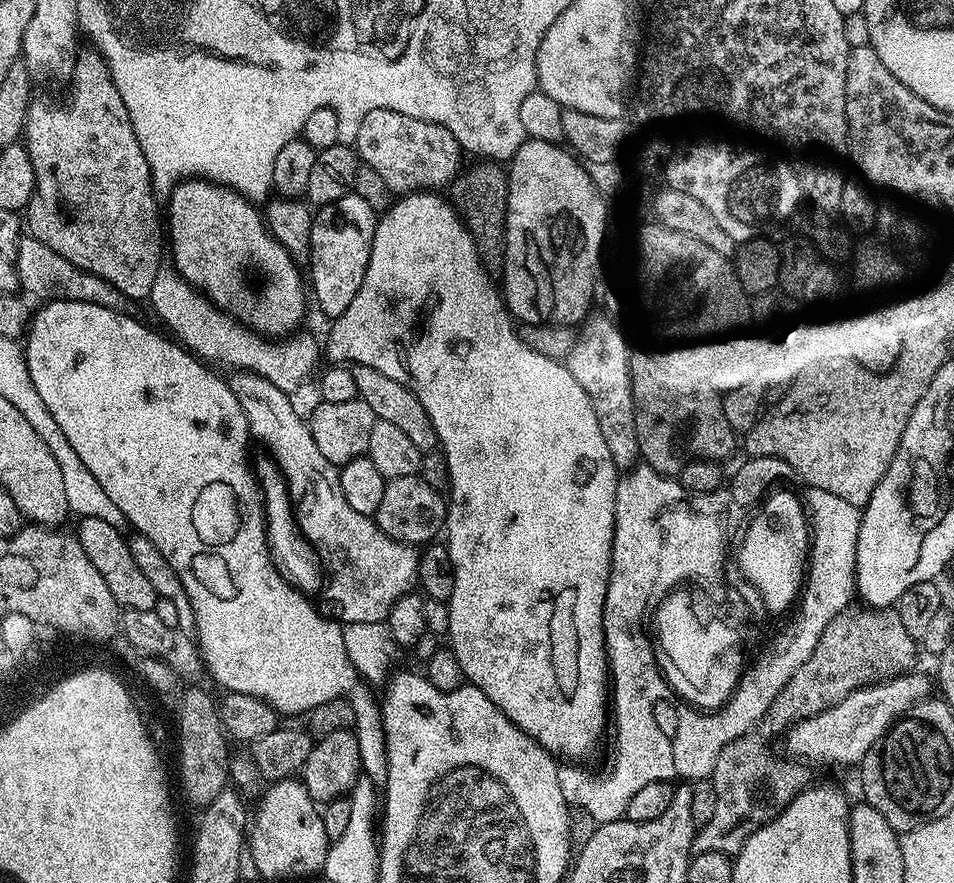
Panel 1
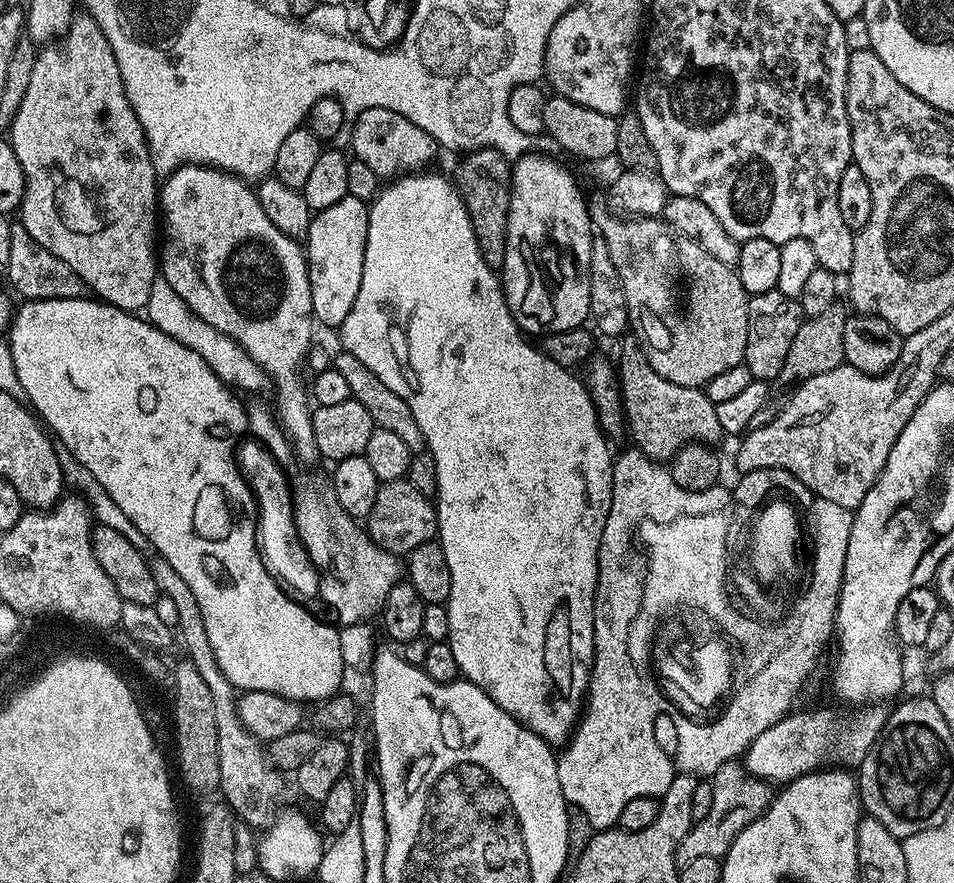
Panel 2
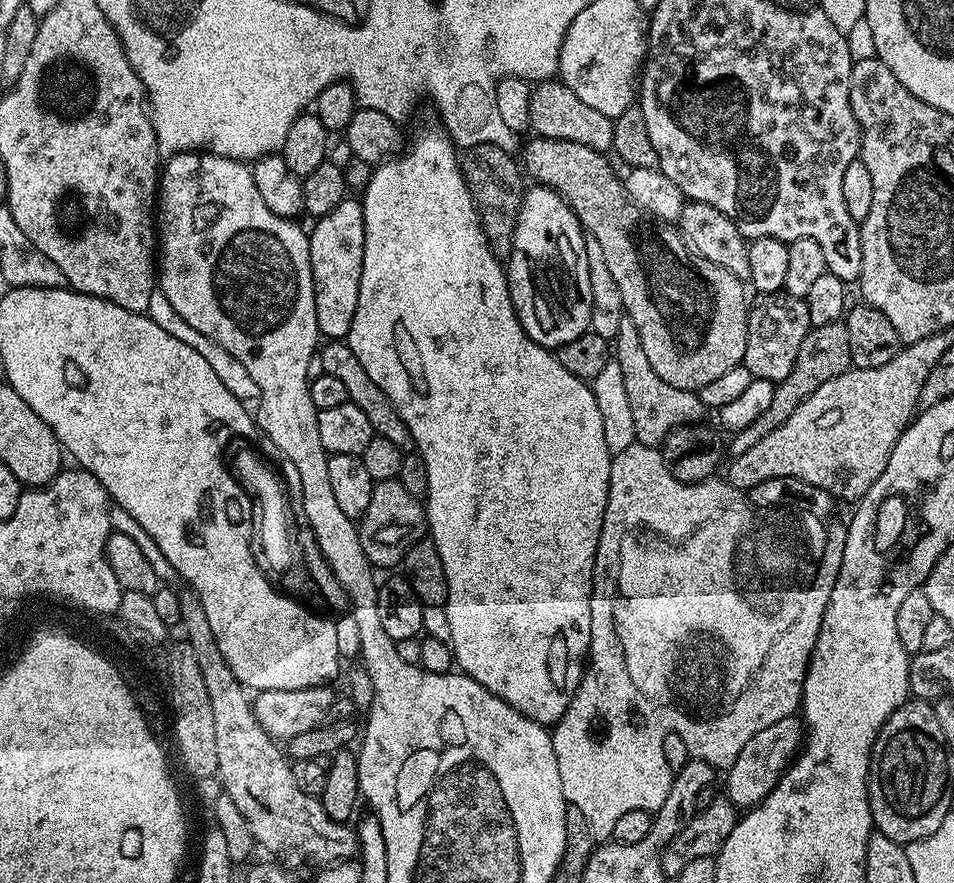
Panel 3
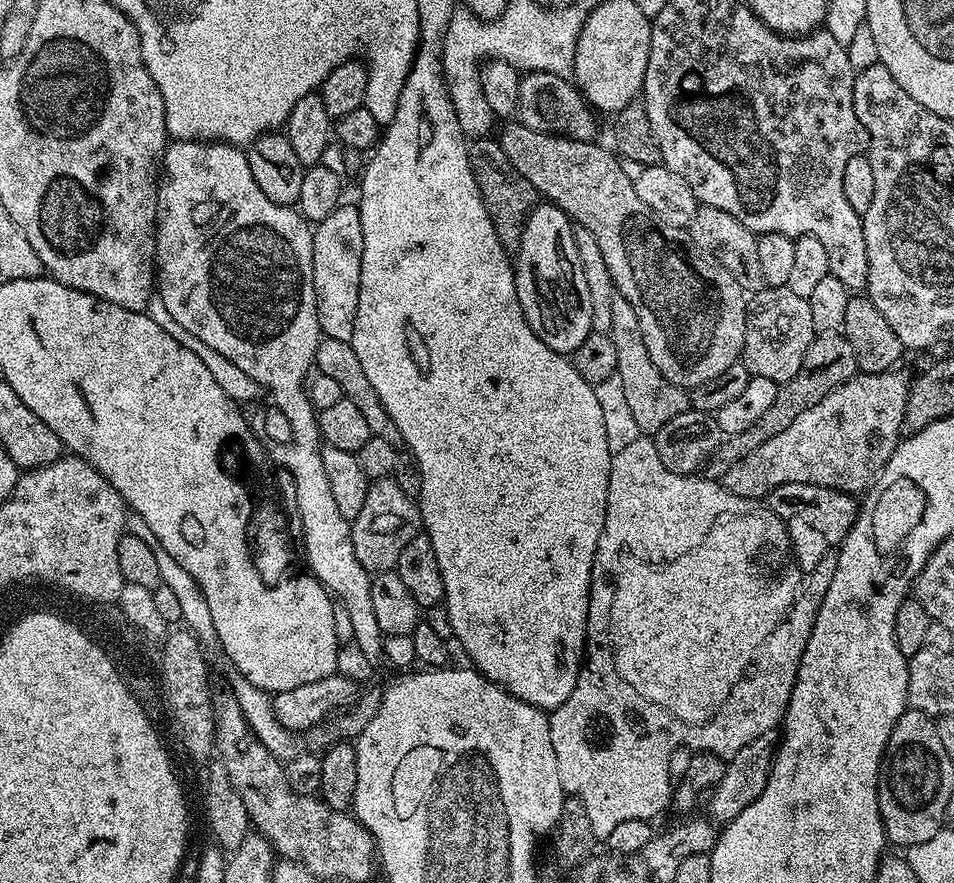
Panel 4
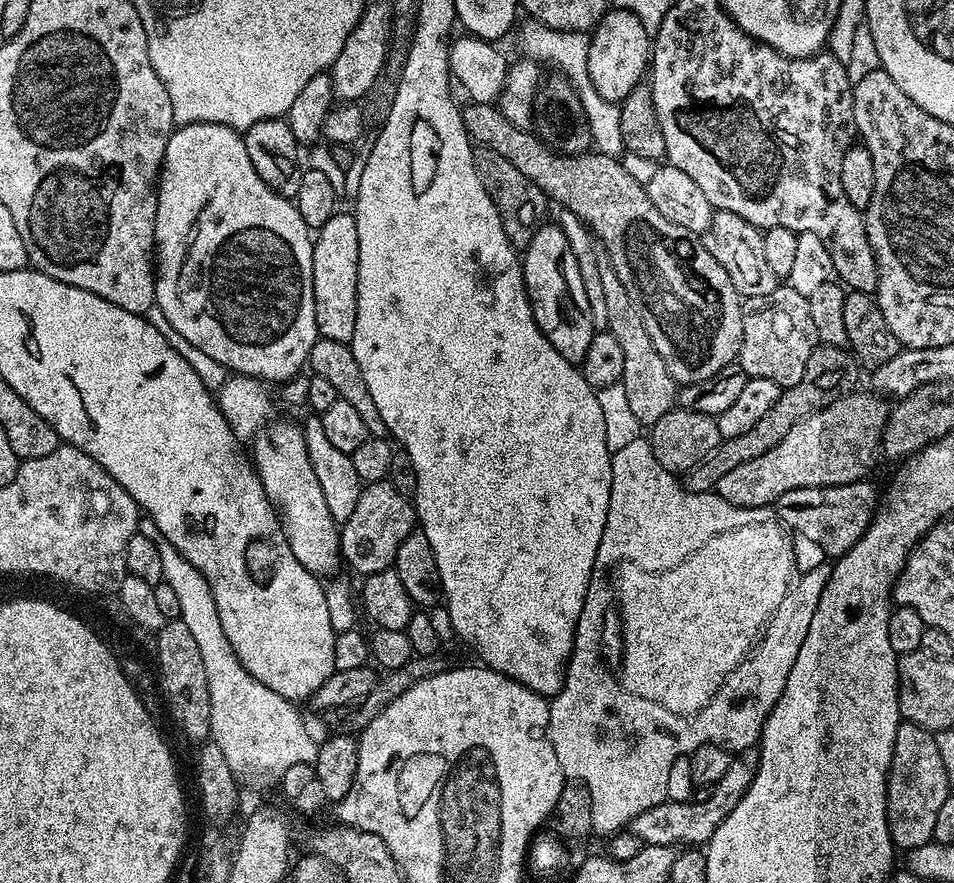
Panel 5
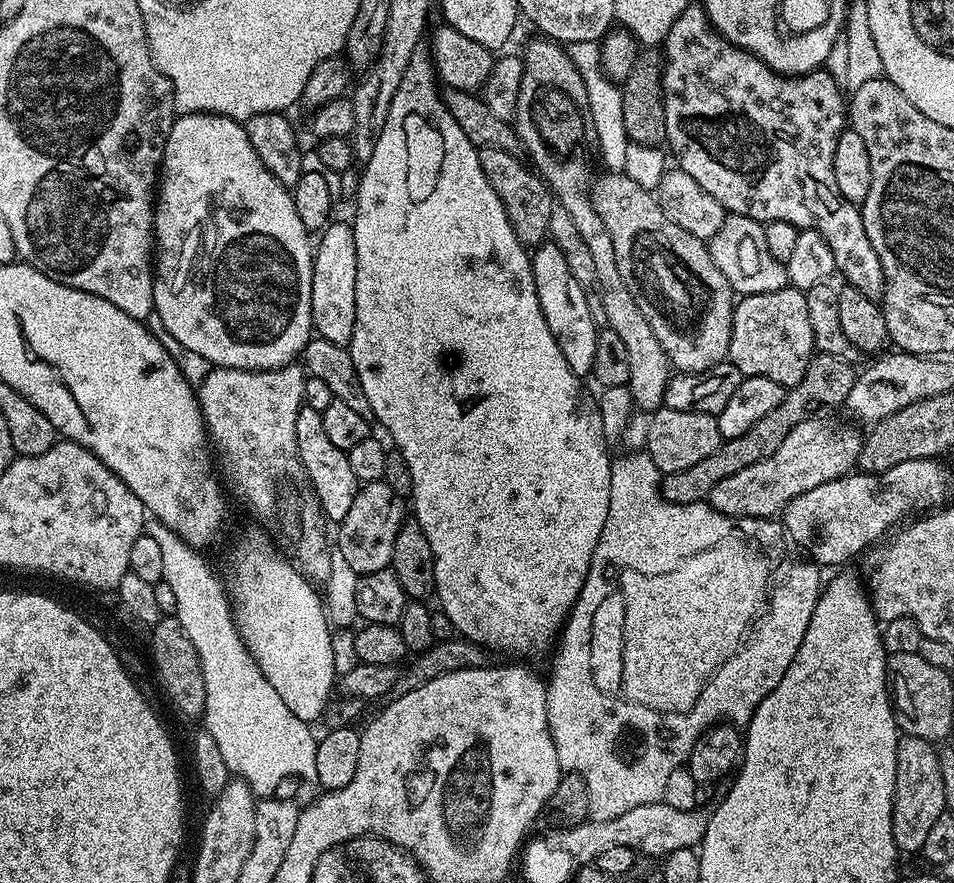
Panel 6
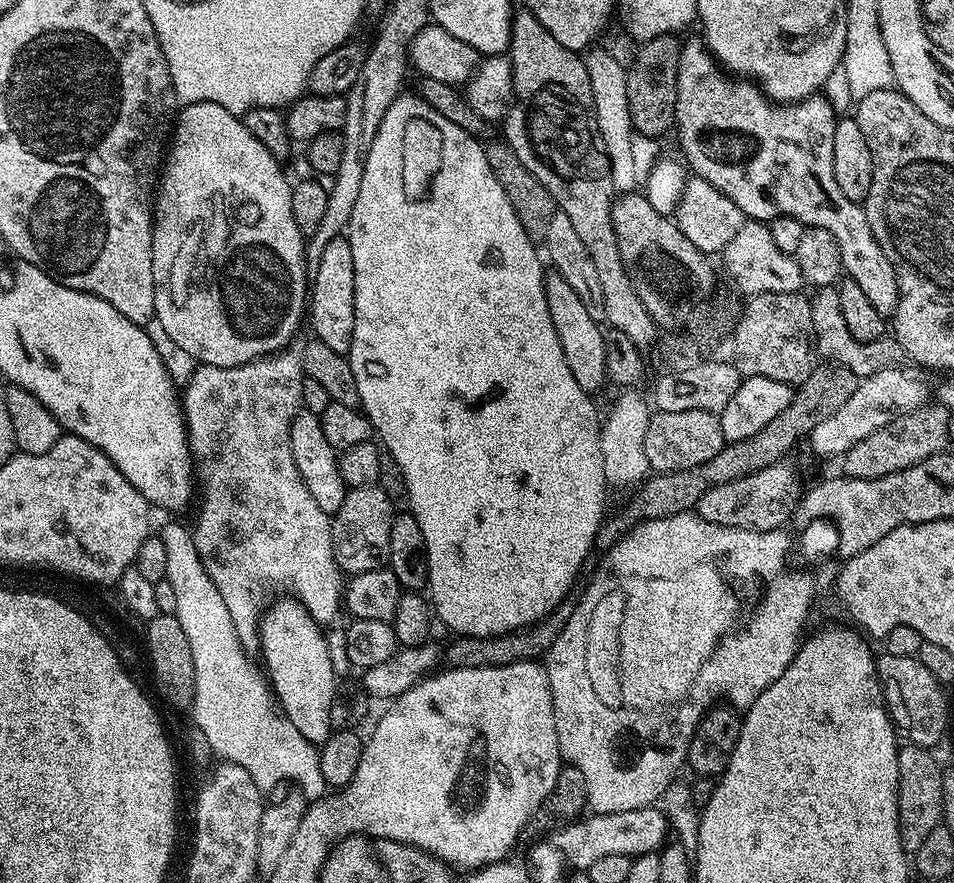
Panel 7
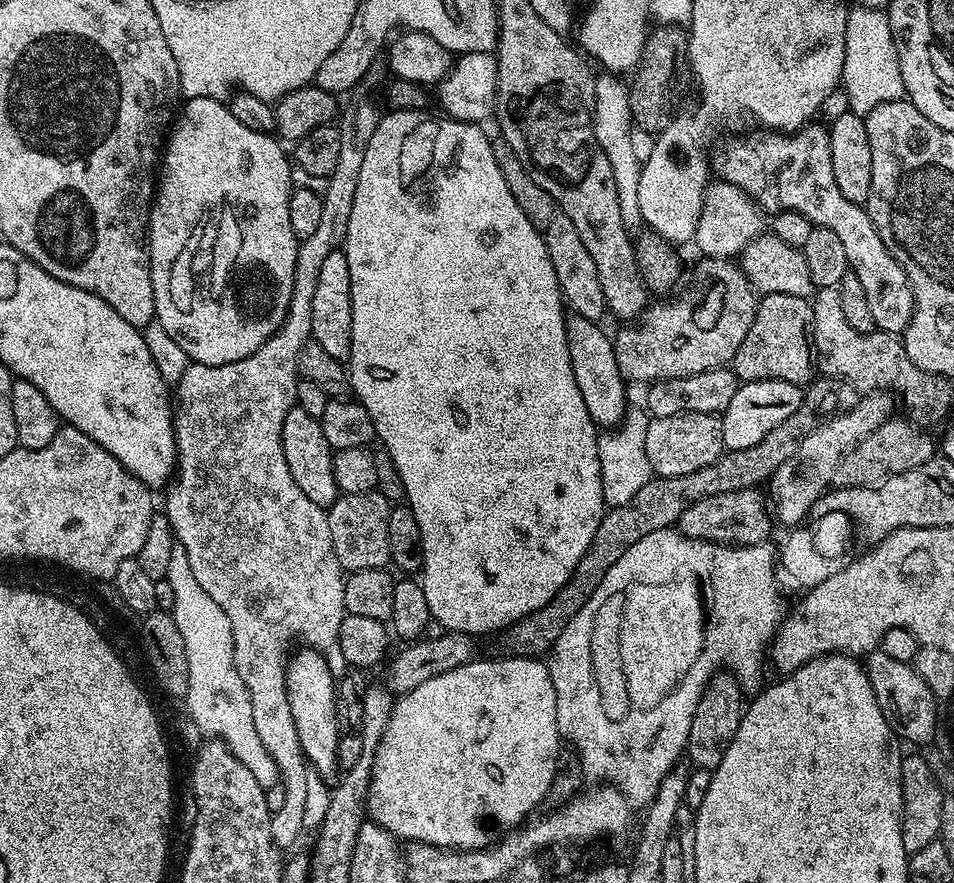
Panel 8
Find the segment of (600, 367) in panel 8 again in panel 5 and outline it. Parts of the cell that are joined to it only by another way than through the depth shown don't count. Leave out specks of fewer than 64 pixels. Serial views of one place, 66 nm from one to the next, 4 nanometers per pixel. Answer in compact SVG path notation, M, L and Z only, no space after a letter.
M545 222L537 228L534 238L530 238L527 248L523 249L522 263L524 285L528 291L532 317L534 322L538 322L538 330L546 334L550 346L554 346L562 358L577 366L583 365L594 335L590 322L590 302L586 302L586 286L582 286L578 258L574 258L574 250L570 250L570 242L559 224Z

